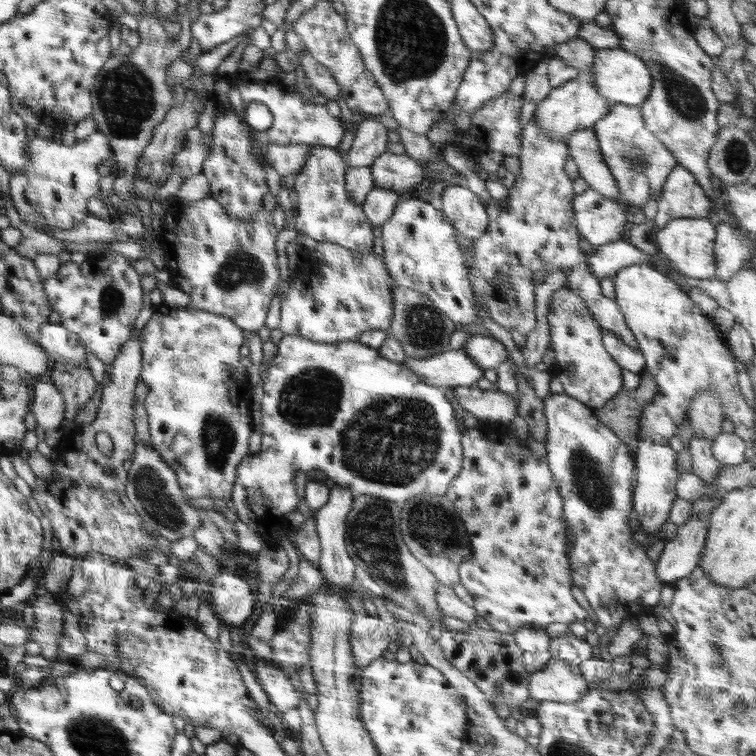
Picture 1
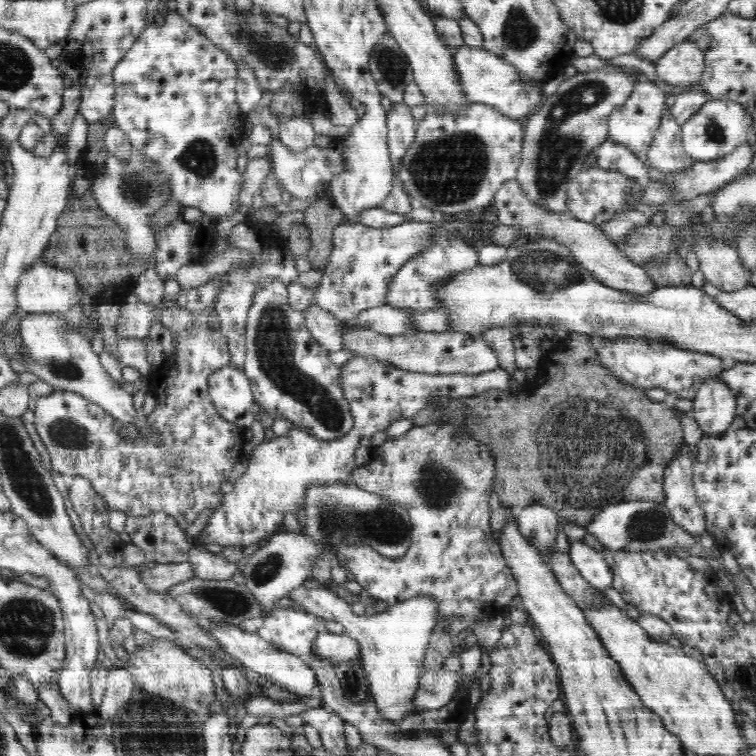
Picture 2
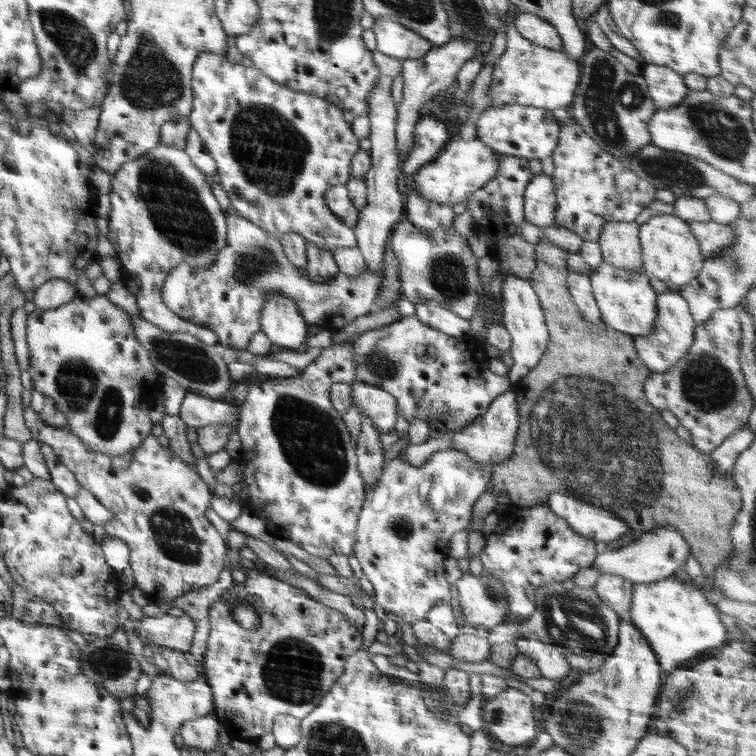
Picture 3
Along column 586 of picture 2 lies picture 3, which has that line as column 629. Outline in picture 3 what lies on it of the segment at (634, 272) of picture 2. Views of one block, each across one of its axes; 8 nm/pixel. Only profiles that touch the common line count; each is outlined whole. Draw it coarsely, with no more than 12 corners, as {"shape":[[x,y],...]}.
{"shape":[[607,222],[604,262],[643,270],[639,224]]}

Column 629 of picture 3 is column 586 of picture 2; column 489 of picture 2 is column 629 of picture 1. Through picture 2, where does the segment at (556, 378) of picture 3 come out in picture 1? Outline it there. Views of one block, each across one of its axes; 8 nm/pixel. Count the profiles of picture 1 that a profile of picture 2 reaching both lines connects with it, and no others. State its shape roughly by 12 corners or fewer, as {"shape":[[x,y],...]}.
{"shape":[[648,371],[636,390],[622,388],[594,414],[638,451],[642,409],[657,391]]}

